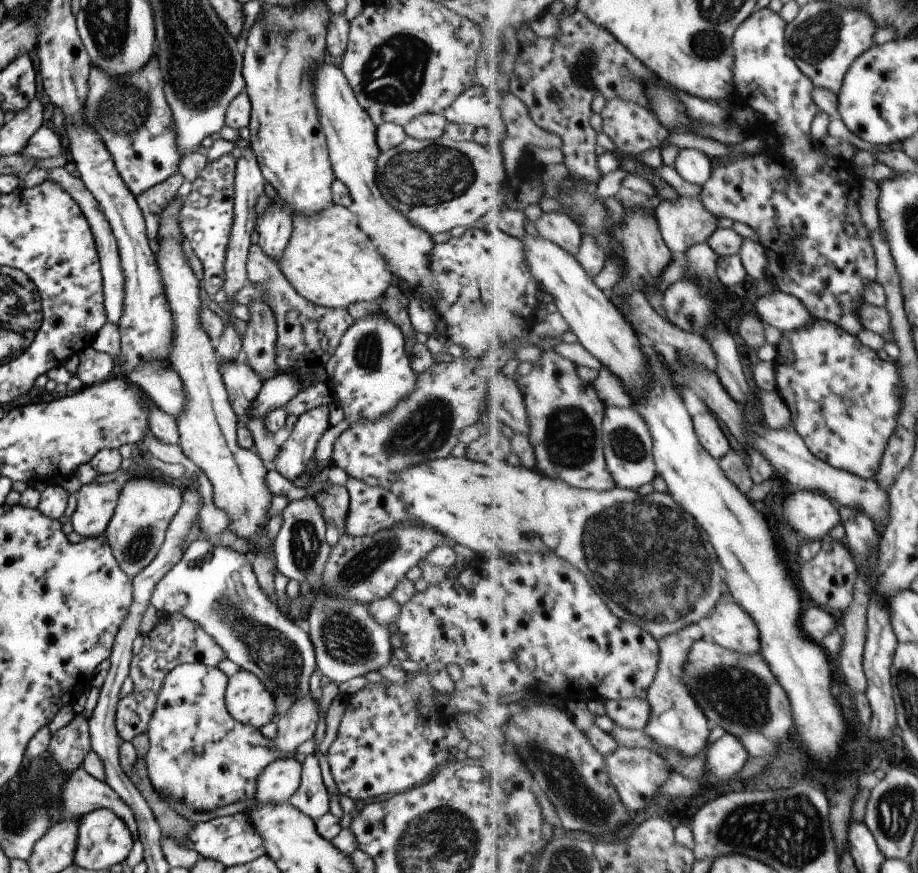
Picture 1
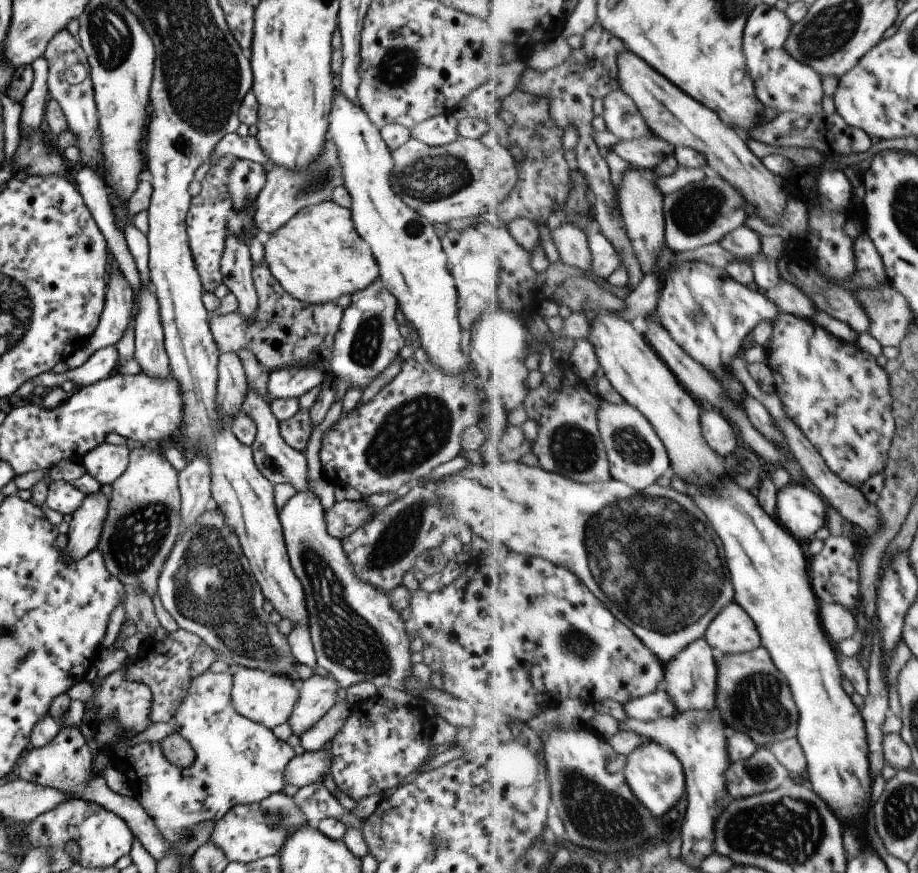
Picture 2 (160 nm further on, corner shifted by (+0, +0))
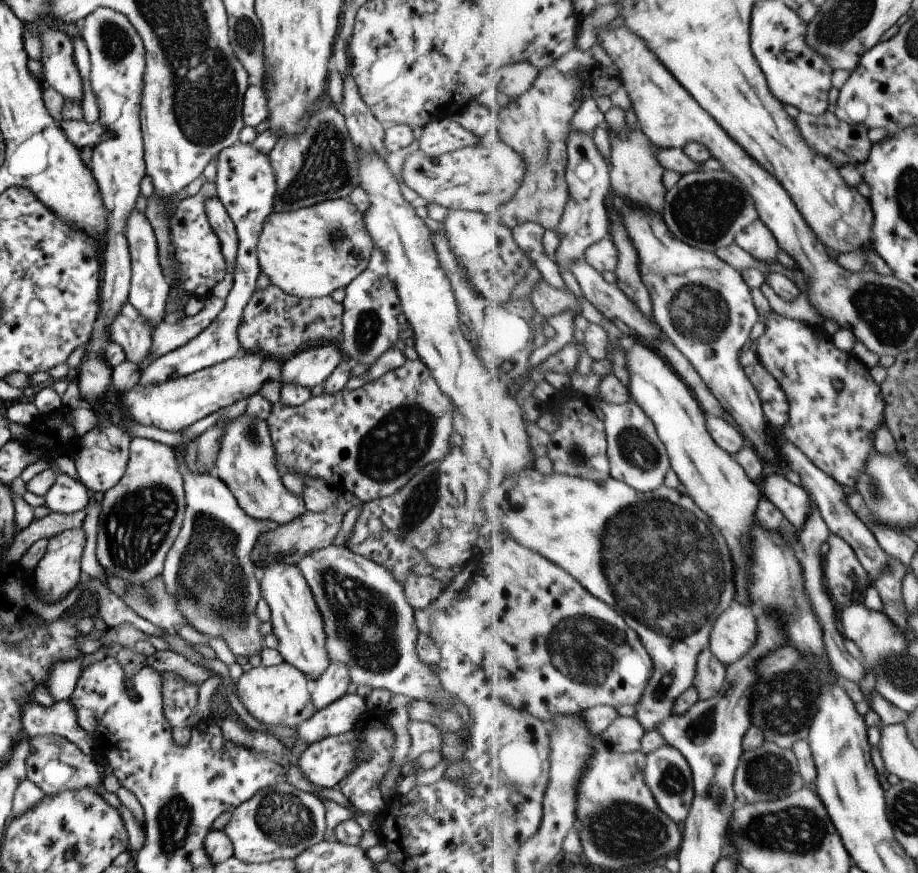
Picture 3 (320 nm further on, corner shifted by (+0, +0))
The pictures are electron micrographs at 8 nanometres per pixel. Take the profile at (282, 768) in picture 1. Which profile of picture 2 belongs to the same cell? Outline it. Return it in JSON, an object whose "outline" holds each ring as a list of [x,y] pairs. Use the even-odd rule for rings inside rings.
{"outline":[[[327,748],[315,750],[315,752],[297,751],[294,758],[291,758],[283,770],[285,784],[297,788],[321,782],[323,774],[329,773],[331,766],[331,754]]]}

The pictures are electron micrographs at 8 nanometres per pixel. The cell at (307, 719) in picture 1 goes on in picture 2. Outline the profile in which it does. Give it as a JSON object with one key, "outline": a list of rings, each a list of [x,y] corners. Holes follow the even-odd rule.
{"outline":[[[310,674],[307,680],[298,681],[297,703],[287,720],[292,734],[299,736],[319,722],[319,718],[339,700],[337,689],[337,682],[329,675]]]}

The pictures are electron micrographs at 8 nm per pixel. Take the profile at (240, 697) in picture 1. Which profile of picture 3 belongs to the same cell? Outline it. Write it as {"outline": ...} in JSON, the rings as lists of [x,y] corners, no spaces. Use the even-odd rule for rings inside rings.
{"outline":[[[283,660],[270,667],[261,664],[243,671],[236,680],[238,700],[257,722],[269,726],[296,727],[316,711],[311,702],[309,684],[302,672]]]}

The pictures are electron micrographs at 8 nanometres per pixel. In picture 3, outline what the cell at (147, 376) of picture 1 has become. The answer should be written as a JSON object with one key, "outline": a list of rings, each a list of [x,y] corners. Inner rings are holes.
{"outline":[[[135,206],[129,213],[124,224],[124,237],[127,241],[130,258],[130,287],[128,303],[133,305],[141,316],[144,316],[153,326],[165,317],[164,302],[170,284],[162,275],[157,258],[156,238],[144,213],[138,213]]]}

